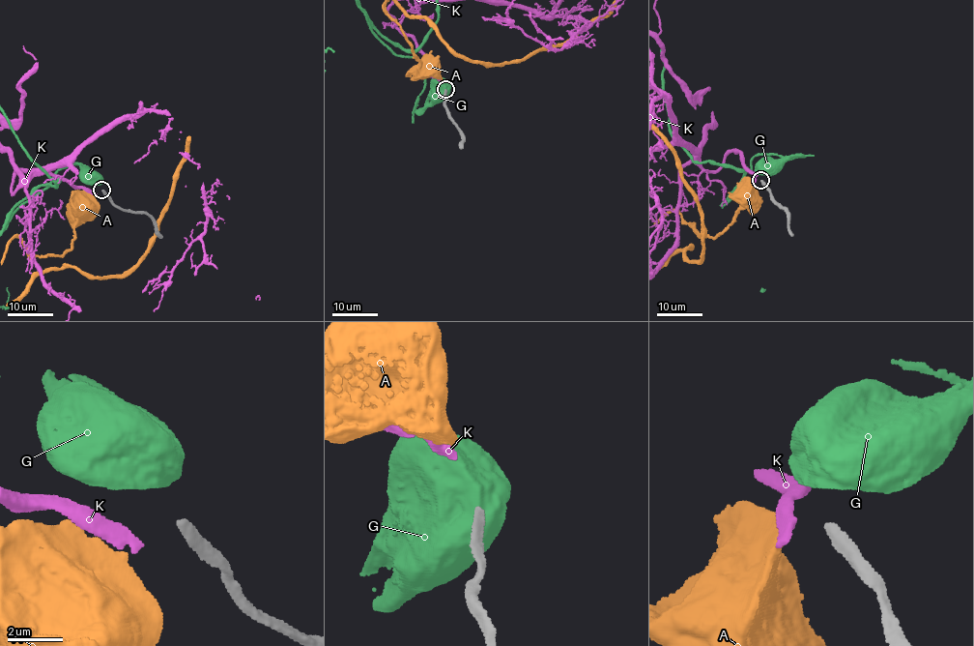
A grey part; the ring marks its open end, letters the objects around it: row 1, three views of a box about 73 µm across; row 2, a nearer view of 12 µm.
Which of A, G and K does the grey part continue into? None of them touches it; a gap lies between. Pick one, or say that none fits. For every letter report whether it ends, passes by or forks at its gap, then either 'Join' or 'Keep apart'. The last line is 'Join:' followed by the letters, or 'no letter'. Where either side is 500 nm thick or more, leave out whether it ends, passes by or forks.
A: Keep apart
G: Keep apart
K: It ends there. Keep apart
Join: no letter

